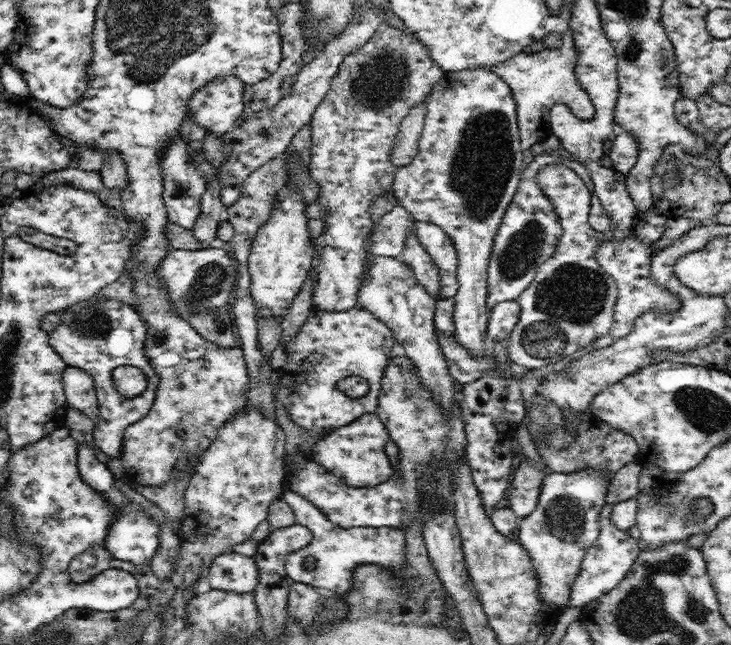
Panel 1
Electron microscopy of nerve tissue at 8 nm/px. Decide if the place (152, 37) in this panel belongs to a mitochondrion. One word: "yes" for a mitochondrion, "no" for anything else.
yes

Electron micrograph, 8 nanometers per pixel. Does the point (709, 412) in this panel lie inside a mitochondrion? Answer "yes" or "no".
yes

